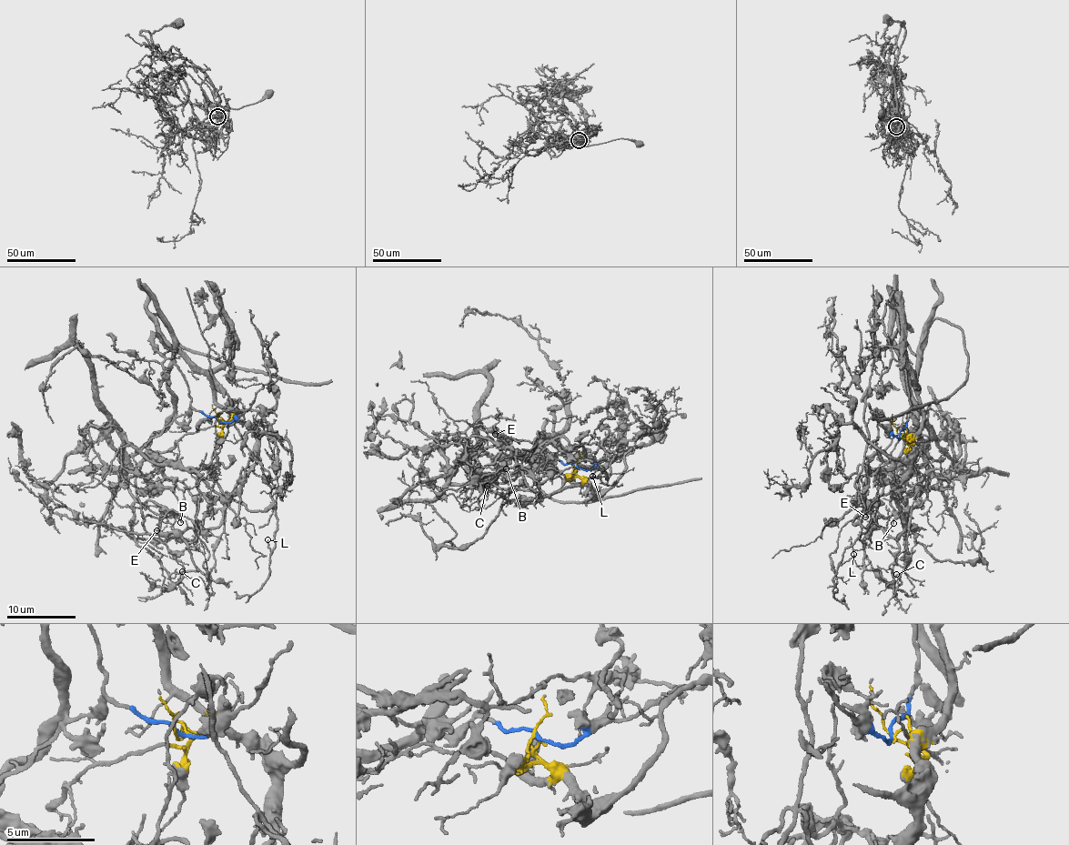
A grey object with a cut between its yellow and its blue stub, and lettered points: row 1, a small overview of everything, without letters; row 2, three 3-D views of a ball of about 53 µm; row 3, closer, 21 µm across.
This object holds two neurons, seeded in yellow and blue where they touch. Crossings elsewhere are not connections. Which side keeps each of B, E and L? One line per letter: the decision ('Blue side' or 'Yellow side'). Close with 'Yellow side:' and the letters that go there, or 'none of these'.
B: Blue side
E: Blue side
L: Blue side
Yellow side: none of these

